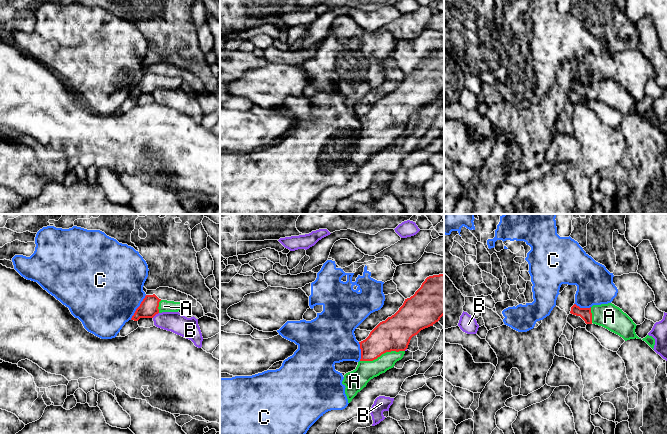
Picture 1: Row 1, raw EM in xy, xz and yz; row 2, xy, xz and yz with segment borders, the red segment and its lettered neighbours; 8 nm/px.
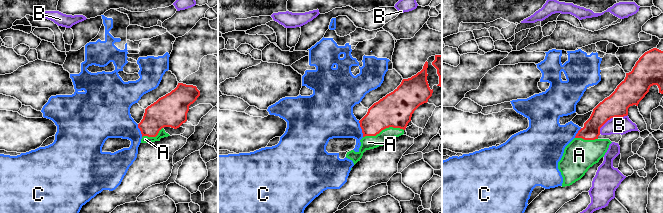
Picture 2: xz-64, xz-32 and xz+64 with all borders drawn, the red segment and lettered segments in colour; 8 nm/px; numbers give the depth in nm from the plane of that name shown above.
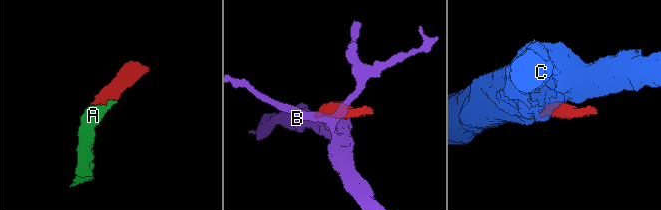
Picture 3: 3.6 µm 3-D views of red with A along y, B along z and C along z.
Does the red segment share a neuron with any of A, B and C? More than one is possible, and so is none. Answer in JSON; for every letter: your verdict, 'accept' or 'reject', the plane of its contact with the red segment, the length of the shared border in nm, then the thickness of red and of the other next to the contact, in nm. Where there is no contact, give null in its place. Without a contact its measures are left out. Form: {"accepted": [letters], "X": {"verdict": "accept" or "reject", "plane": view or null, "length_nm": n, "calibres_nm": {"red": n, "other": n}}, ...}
{"accepted": ["A"], "A": {"verdict": "accept", "plane": "xz", "length_nm": 380, "calibres_nm": {"red": 280, "other": 160}}, "B": {"verdict": "reject", "plane": "xy", "length_nm": 70, "calibres_nm": {"red": 150, "other": 160}}, "C": {"verdict": "reject", "plane": "xy", "length_nm": 240, "calibres_nm": {"red": 150, "other": 480}}}

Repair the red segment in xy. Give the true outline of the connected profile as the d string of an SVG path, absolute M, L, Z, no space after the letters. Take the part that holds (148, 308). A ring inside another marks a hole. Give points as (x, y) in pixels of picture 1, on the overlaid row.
M155 294L146 295L131 320L138 321L140 318L153 318L156 314L162 312L178 312L181 307L181 302L161 300Z

